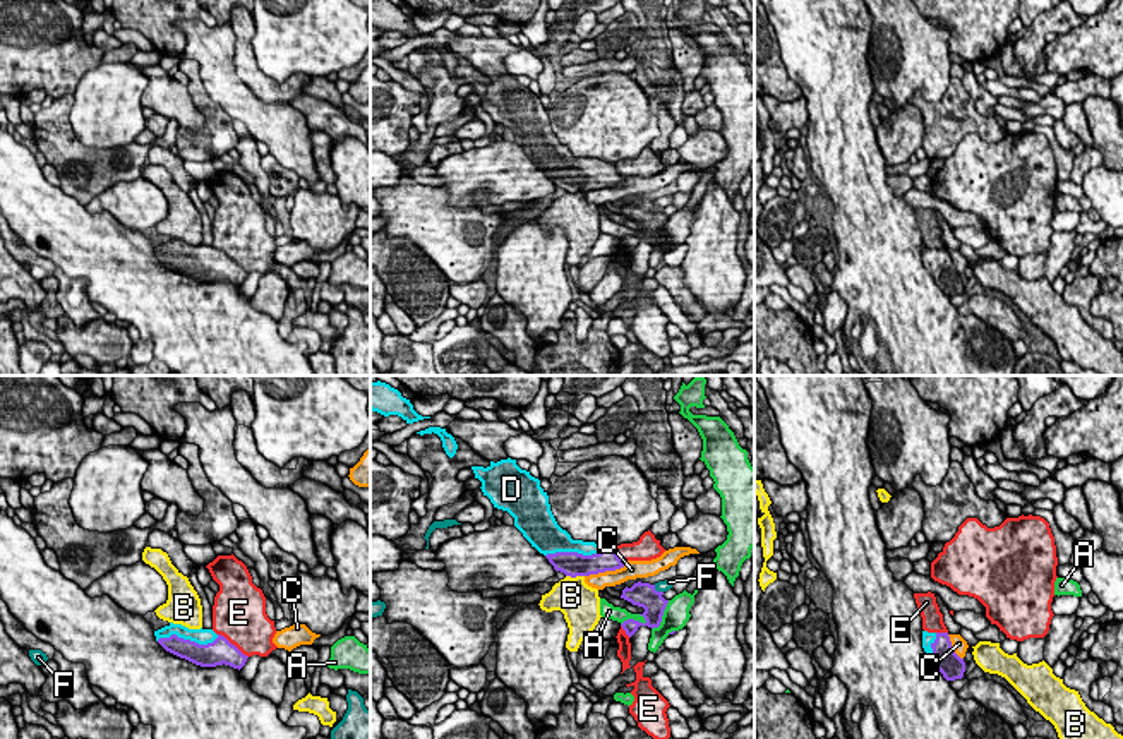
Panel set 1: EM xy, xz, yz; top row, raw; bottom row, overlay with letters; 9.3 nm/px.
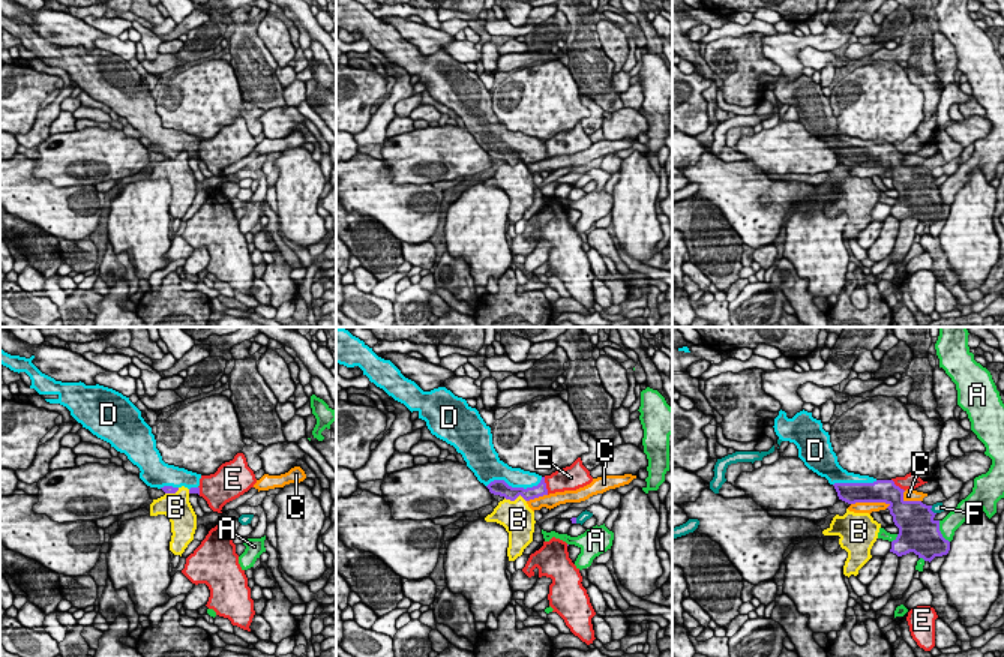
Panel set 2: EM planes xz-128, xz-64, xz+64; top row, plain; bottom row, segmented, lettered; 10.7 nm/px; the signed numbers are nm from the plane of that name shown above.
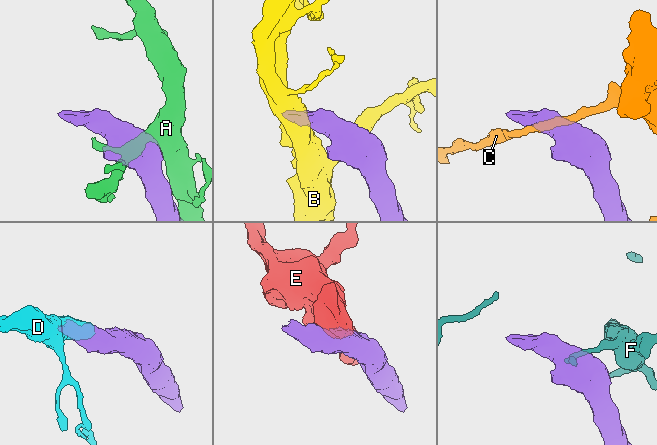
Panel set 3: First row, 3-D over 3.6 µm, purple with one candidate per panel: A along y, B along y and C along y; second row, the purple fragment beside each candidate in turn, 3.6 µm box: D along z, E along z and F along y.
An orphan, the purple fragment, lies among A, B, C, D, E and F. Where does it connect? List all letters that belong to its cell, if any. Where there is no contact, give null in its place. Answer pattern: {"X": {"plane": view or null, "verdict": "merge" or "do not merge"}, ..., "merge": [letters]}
{"A": {"plane": "xz", "verdict": "do not merge"}, "B": {"plane": "xz", "verdict": "do not merge"}, "C": {"plane": "xz", "verdict": "do not merge"}, "D": {"plane": "xy", "verdict": "merge"}, "E": {"plane": "xy", "verdict": "do not merge"}, "F": {"plane": "xz", "verdict": "do not merge"}, "merge": ["D"]}

